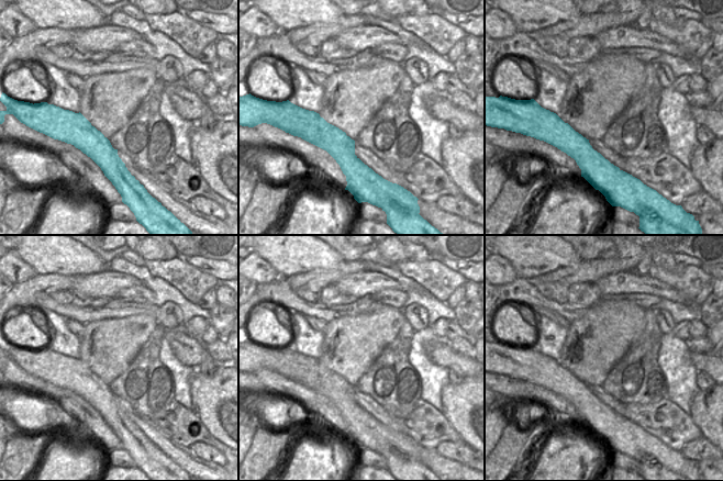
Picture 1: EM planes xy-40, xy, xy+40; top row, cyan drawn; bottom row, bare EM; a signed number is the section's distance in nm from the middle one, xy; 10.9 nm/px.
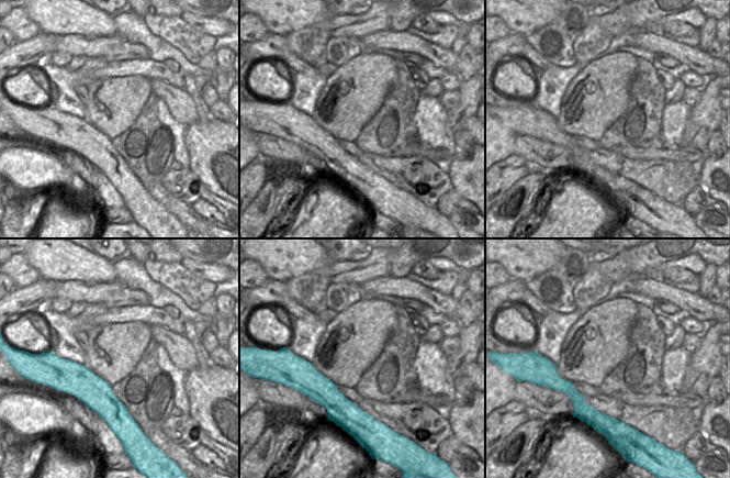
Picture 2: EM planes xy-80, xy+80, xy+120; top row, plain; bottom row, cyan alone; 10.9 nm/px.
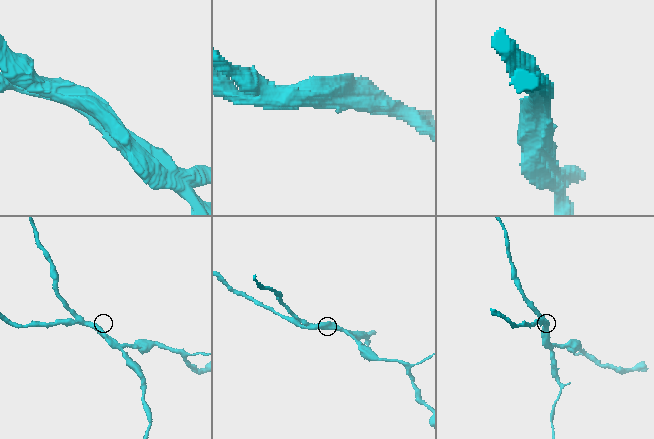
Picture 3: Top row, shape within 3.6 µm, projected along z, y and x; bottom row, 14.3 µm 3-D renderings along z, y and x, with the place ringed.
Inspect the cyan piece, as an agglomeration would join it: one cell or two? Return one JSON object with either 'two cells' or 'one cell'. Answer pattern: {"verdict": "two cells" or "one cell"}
{"verdict": "two cells"}

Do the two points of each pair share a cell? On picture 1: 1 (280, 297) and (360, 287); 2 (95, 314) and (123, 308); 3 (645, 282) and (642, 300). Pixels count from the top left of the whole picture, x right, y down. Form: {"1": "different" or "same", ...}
{"1": "different", "2": "same", "3": "different"}

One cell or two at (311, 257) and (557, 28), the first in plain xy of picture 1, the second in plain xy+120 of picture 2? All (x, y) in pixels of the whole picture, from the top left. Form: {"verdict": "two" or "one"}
{"verdict": "two"}

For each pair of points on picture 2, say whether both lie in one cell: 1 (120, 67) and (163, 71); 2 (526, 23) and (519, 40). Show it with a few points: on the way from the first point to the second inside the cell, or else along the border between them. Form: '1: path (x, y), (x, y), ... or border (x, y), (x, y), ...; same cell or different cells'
1: path (131, 67), (147, 67), (152, 69); same cell
2: border (512, 32), (517, 32), (525, 36); different cells

